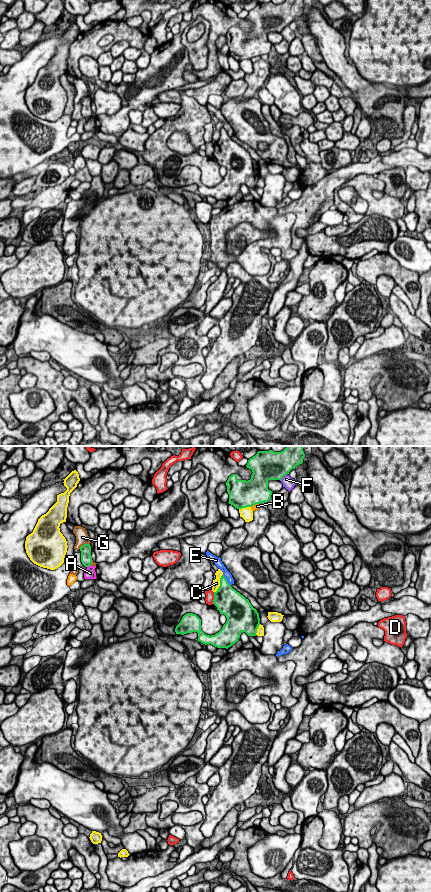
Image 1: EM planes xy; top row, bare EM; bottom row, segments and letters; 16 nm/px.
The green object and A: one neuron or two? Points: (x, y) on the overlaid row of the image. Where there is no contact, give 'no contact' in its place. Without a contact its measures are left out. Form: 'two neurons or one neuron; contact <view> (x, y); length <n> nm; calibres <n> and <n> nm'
two neurons; contact xy (89, 565); length 90 nm; calibres 190 and 170 nm

